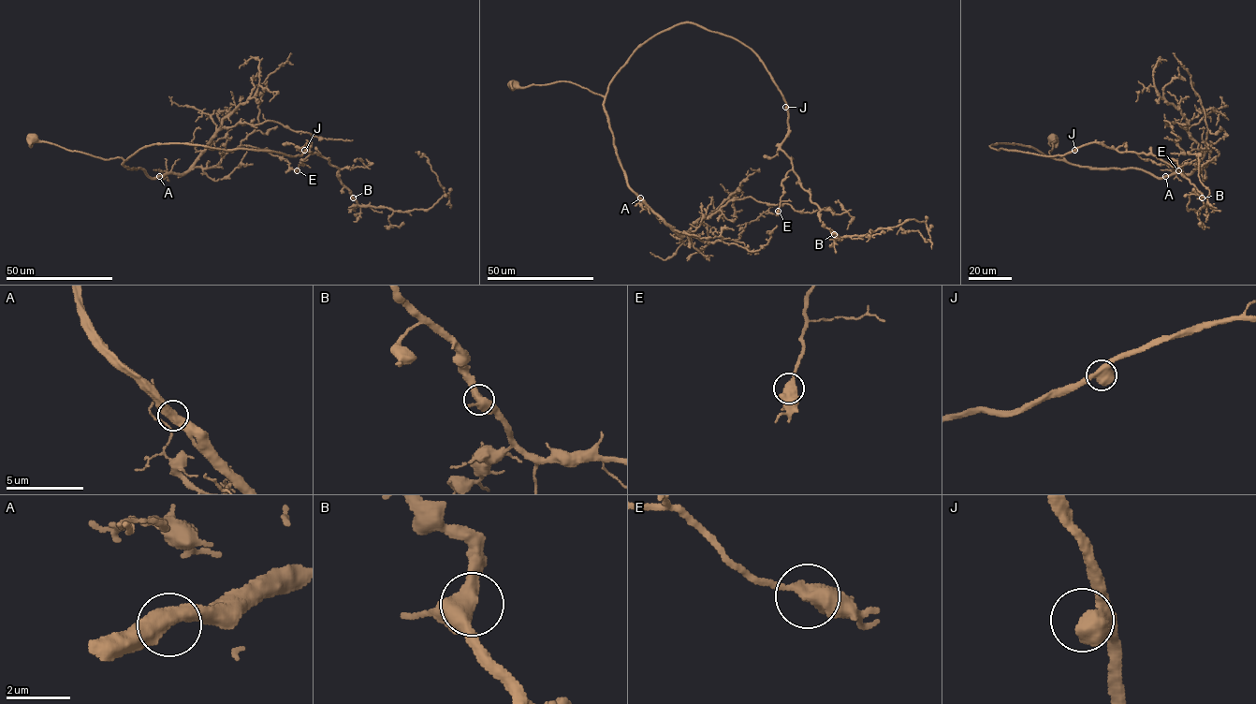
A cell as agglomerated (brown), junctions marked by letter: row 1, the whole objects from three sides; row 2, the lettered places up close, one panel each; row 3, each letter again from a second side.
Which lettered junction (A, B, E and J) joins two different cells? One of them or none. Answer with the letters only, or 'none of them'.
none of them

